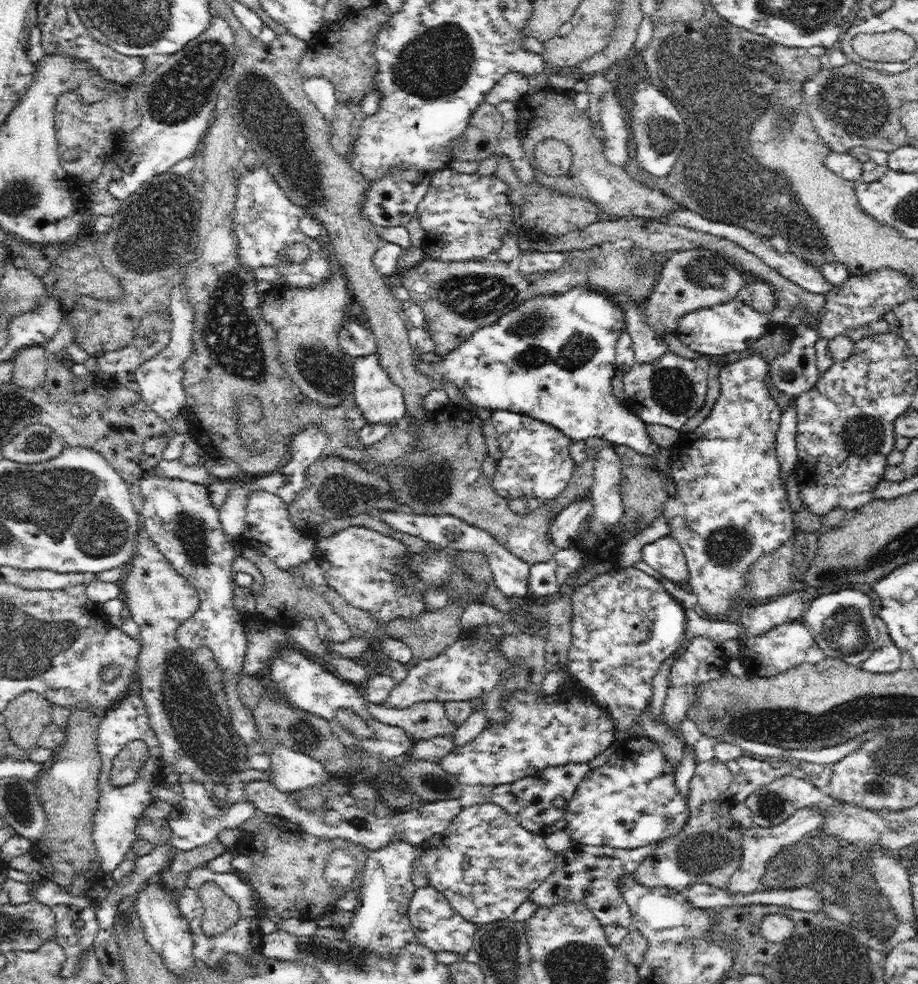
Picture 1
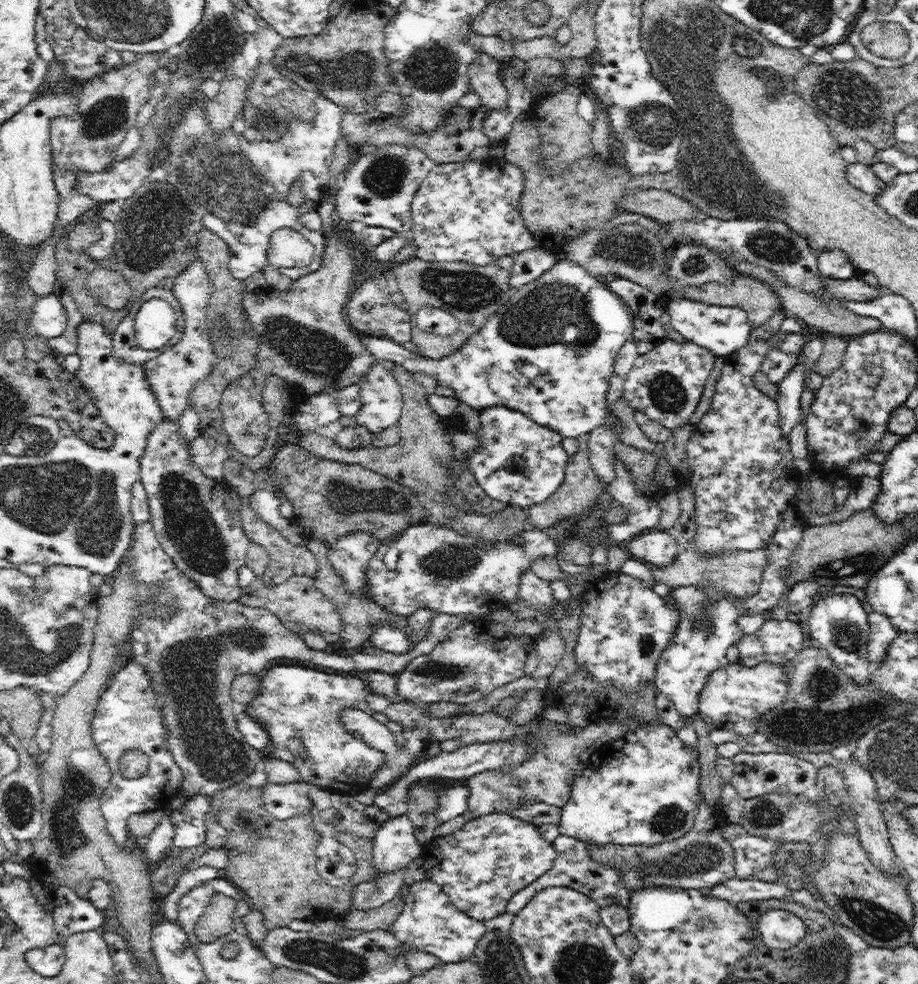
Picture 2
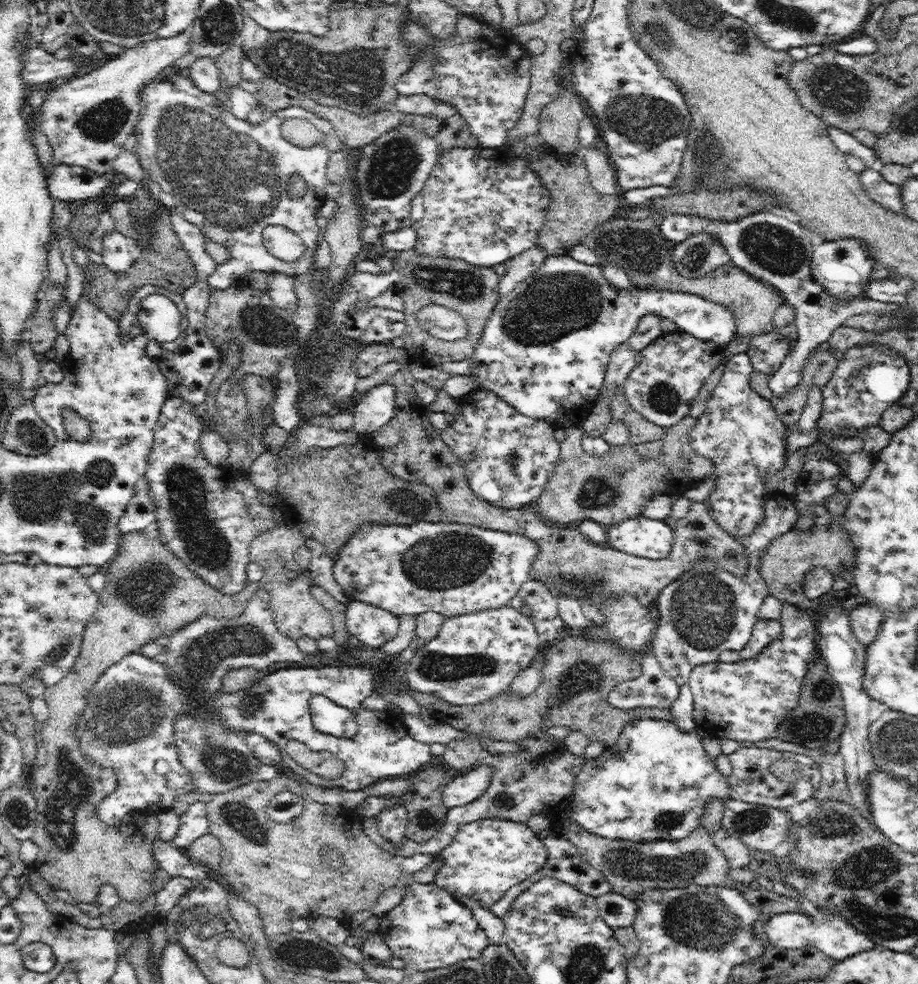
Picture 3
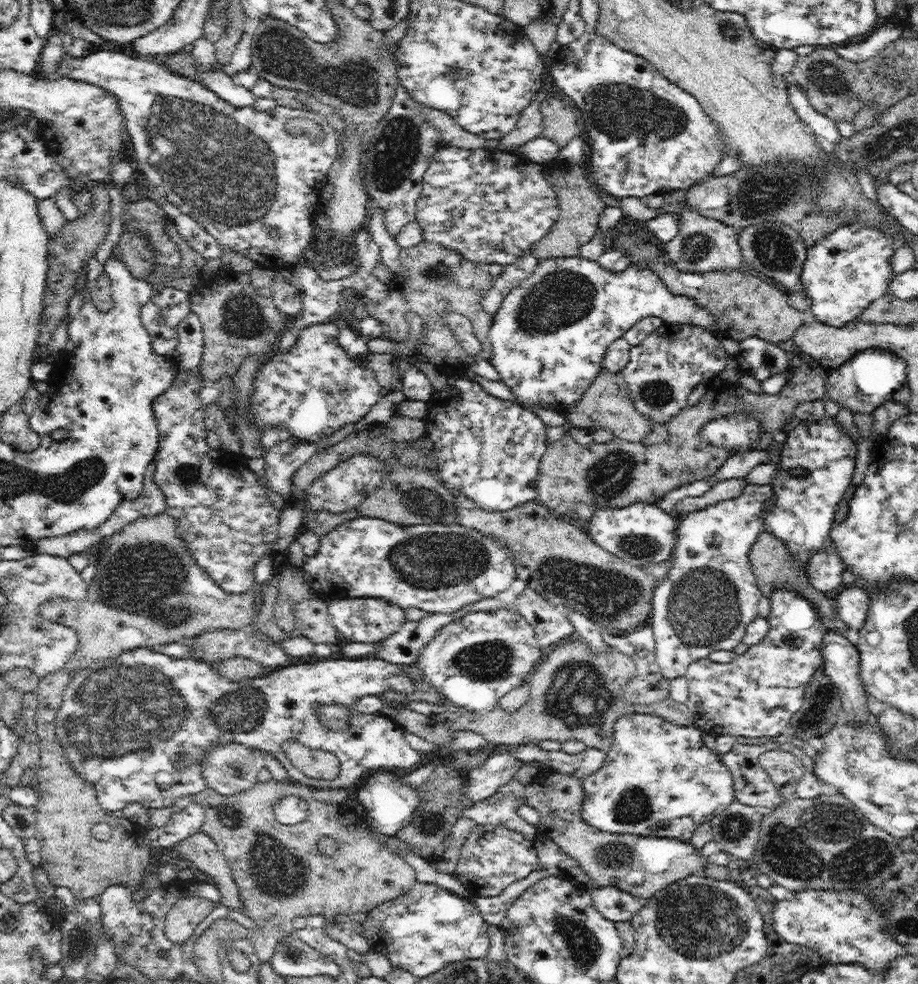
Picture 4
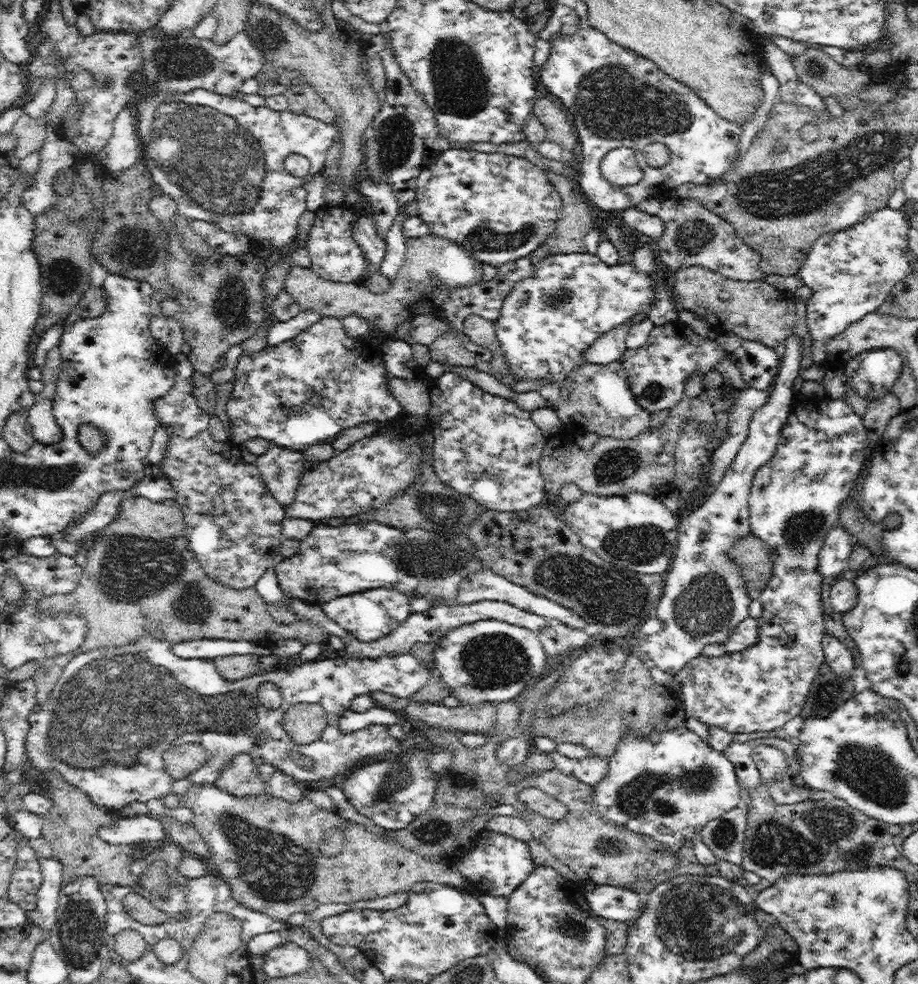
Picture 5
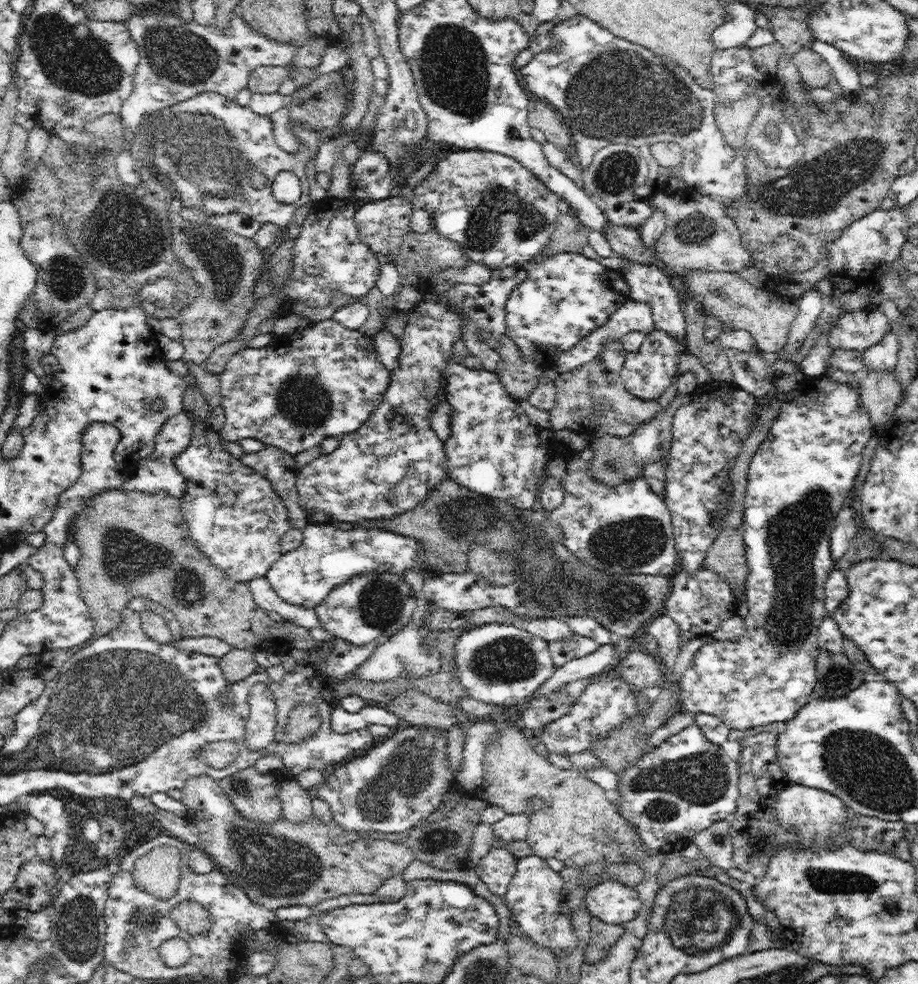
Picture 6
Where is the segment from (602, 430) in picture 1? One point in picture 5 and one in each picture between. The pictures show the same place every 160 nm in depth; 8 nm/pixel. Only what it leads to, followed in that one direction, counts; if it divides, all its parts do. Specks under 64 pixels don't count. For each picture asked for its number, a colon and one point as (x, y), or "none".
2: (570, 325)
3: (545, 348)
4: (549, 337)
5: (547, 321)

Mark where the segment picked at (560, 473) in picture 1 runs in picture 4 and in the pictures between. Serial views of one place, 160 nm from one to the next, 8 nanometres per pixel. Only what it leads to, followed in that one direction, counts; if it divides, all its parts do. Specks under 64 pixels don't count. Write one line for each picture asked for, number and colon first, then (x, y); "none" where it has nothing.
2: (521, 462)
3: (509, 458)
4: (488, 449)

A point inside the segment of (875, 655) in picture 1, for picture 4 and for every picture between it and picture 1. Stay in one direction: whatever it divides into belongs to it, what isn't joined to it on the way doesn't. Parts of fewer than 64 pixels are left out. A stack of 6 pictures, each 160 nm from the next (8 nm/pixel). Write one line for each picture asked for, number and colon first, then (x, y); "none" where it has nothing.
2: (882, 635)
3: (866, 620)
4: (853, 603)

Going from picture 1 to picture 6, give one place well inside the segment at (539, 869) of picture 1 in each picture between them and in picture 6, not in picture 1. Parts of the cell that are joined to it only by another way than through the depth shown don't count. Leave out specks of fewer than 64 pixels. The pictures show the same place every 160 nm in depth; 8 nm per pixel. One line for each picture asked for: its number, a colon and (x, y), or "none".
2: (481, 865)
3: (487, 857)
4: (492, 857)
5: (497, 864)
6: (497, 868)

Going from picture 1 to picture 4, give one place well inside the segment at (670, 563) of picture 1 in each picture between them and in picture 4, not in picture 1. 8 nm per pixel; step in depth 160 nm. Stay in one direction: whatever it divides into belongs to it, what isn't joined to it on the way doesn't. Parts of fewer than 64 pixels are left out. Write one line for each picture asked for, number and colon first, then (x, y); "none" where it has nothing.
2: (654, 546)
3: (643, 537)
4: (640, 533)

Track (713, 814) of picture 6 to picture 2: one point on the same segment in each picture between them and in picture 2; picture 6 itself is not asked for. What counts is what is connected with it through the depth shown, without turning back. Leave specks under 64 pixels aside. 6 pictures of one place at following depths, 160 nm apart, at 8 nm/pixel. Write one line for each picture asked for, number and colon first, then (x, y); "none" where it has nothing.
2: (641, 789)
3: (654, 784)
4: (658, 779)
5: (668, 786)

